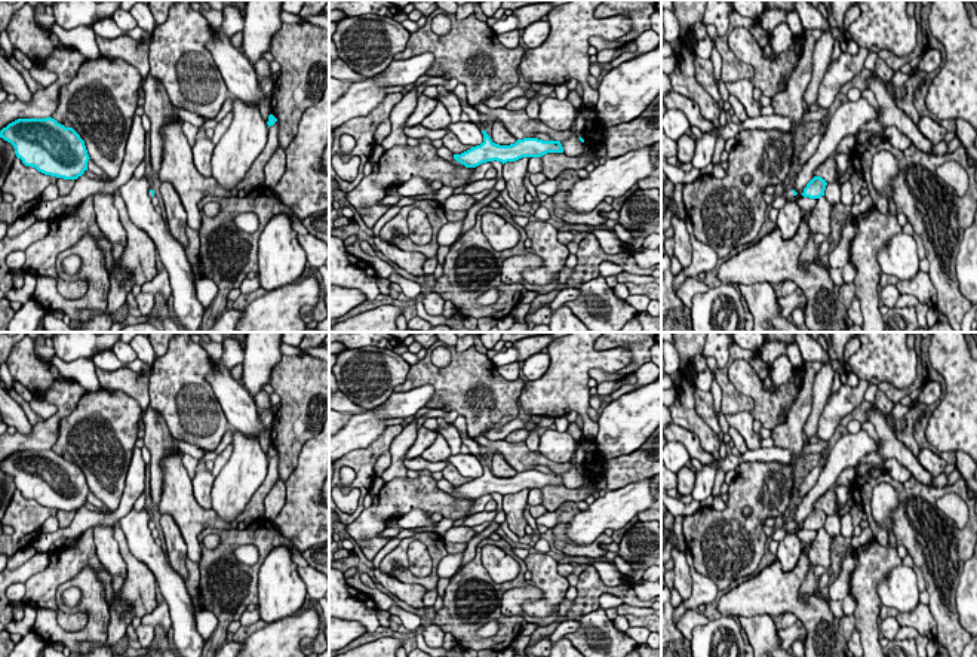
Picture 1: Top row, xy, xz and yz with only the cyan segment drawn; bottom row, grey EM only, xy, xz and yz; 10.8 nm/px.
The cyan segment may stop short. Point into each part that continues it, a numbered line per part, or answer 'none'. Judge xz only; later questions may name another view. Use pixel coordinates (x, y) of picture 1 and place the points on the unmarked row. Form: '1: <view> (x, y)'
none

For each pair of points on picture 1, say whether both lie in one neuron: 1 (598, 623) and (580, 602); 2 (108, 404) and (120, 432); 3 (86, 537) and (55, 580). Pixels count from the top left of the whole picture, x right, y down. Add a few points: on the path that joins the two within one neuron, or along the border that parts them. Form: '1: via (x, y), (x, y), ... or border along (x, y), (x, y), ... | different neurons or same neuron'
1: border along (598, 607), (577, 620) | different neurons
2: via (108, 411), (108, 420), (113, 424) | same neuron
3: via (83, 547), (61, 570) | same neuron

